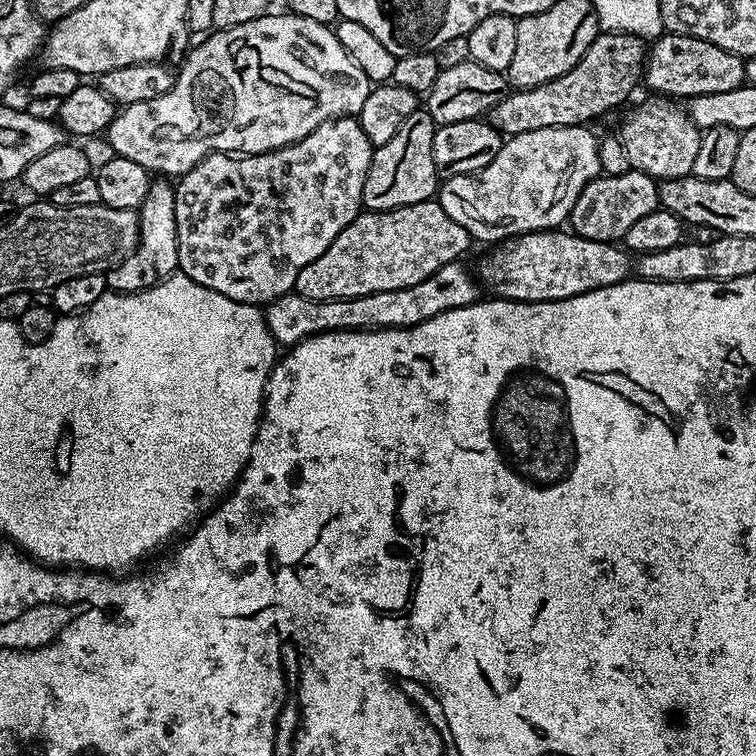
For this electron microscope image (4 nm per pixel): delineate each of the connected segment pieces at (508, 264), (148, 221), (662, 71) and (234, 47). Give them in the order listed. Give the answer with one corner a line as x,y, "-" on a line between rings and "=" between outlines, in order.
571,230
523,232
493,248
496,249
481,258
474,272
479,287
501,300
525,300
537,304
574,298
627,280
634,268
633,257
623,247
607,240
582,238
=
156,178
149,183
148,193
138,209
140,244
117,268
106,276
106,284
113,292
141,292
152,288
173,275
178,268
178,226
174,218
175,187
167,179
=
664,34
651,45
650,51
646,56
646,63
642,69
642,80
646,85
649,84
651,91
661,94
664,97
691,98
702,94
722,94
722,90
734,90
745,83
744,60
732,52
722,50
722,46
714,46
710,41
703,40
697,36
681,36
679,34
=
267,14
257,20
246,22
244,25
233,28
222,28
205,35
204,40
188,57
184,60
180,72
175,73
172,89
158,98
150,98
150,102
134,102
133,104
121,107
112,119
112,124
108,127
106,139
110,146
114,146
116,155
122,158
130,158
130,162
138,162
150,174
159,174
164,178
179,178
192,169
198,162
202,162
206,157
214,152
225,154
247,154
256,156
259,152
273,152
275,148
284,148
287,144
298,142
306,138
322,122
333,120
339,116
356,116
362,110
362,102
366,102
370,91
370,81
358,66
354,66
354,58
342,50
342,42
338,42
335,31
329,25
322,22
313,22
310,18
283,14
284,16
273,16

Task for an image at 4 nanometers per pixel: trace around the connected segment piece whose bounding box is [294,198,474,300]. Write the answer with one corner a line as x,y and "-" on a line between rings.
436,198
391,208
389,212
364,210
298,274
294,292
311,300
341,300
382,290
402,290
430,278
442,266
457,263
473,244
465,228
442,210

